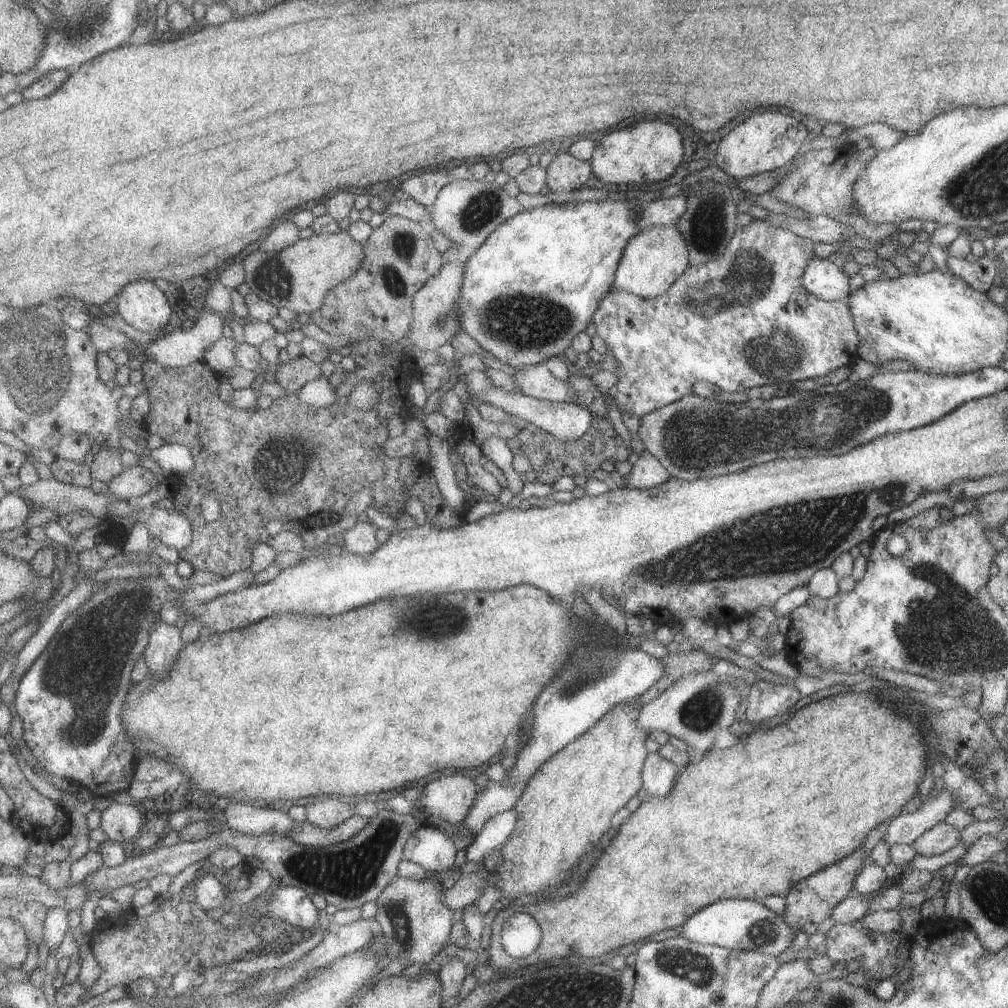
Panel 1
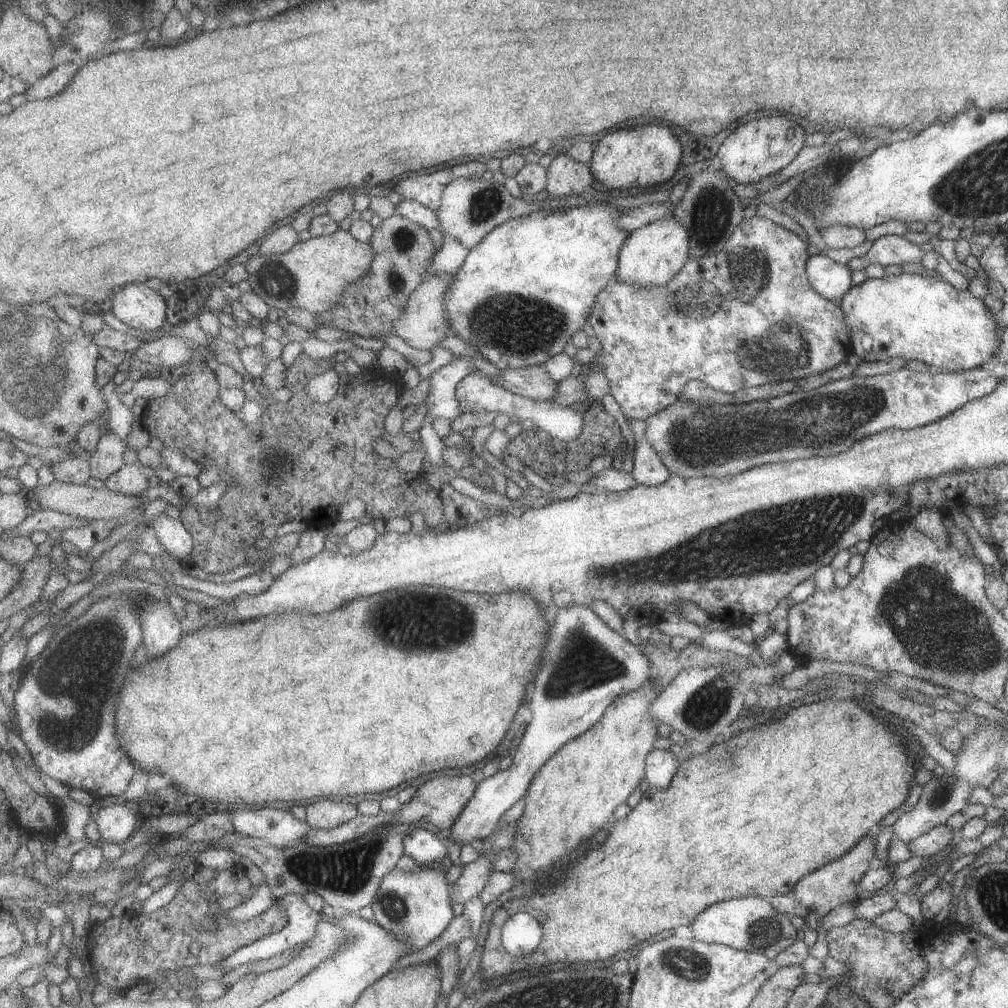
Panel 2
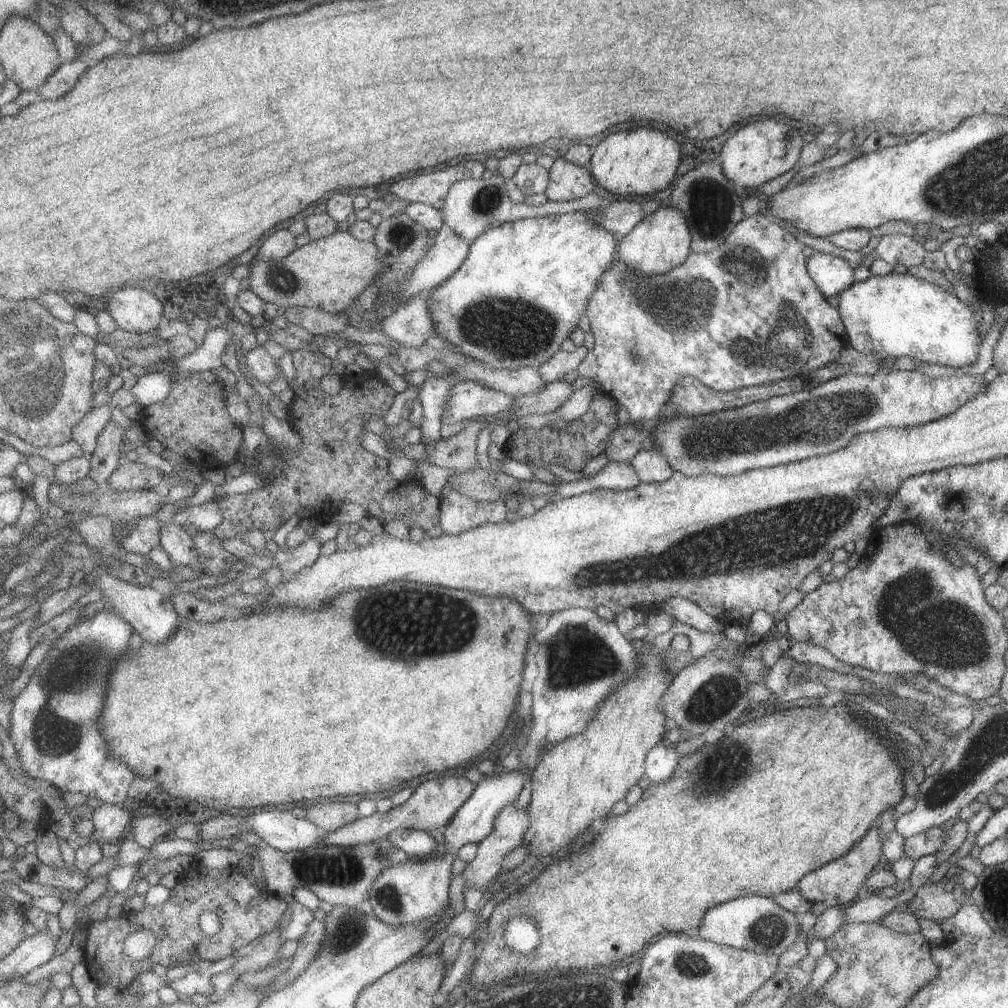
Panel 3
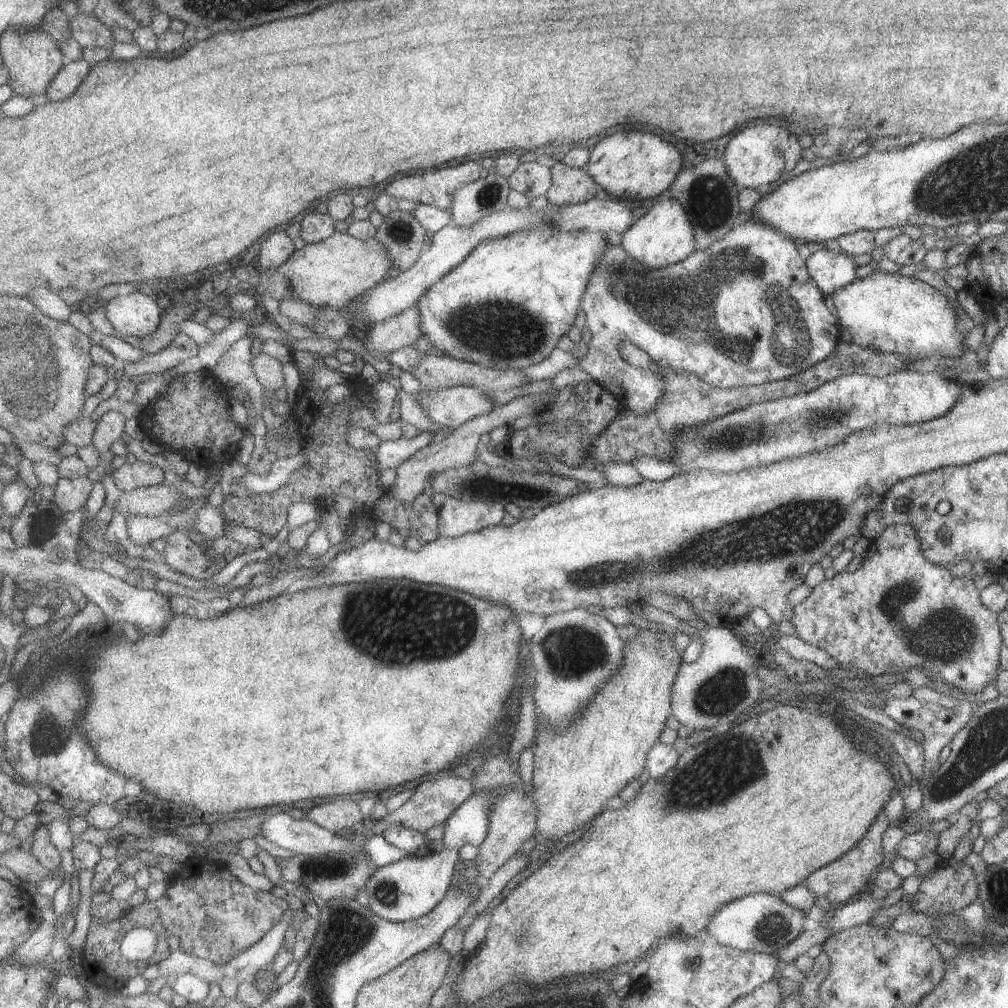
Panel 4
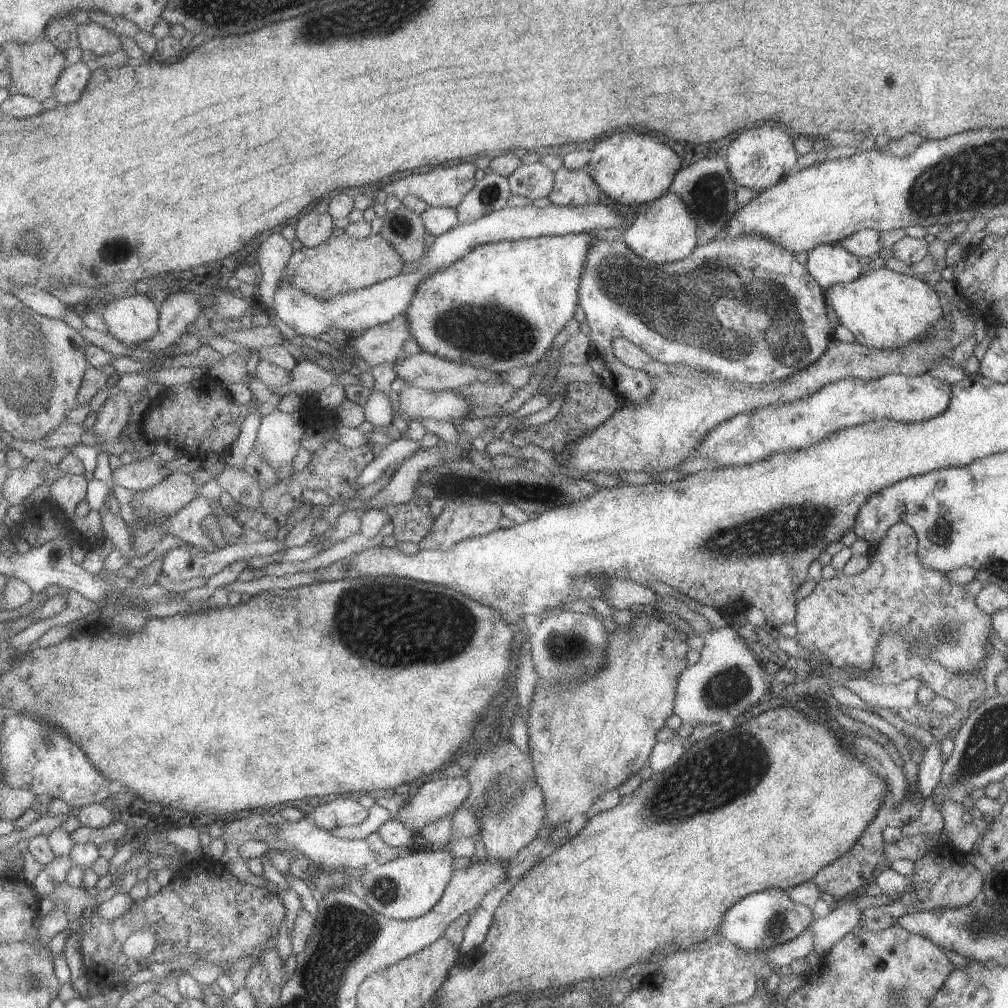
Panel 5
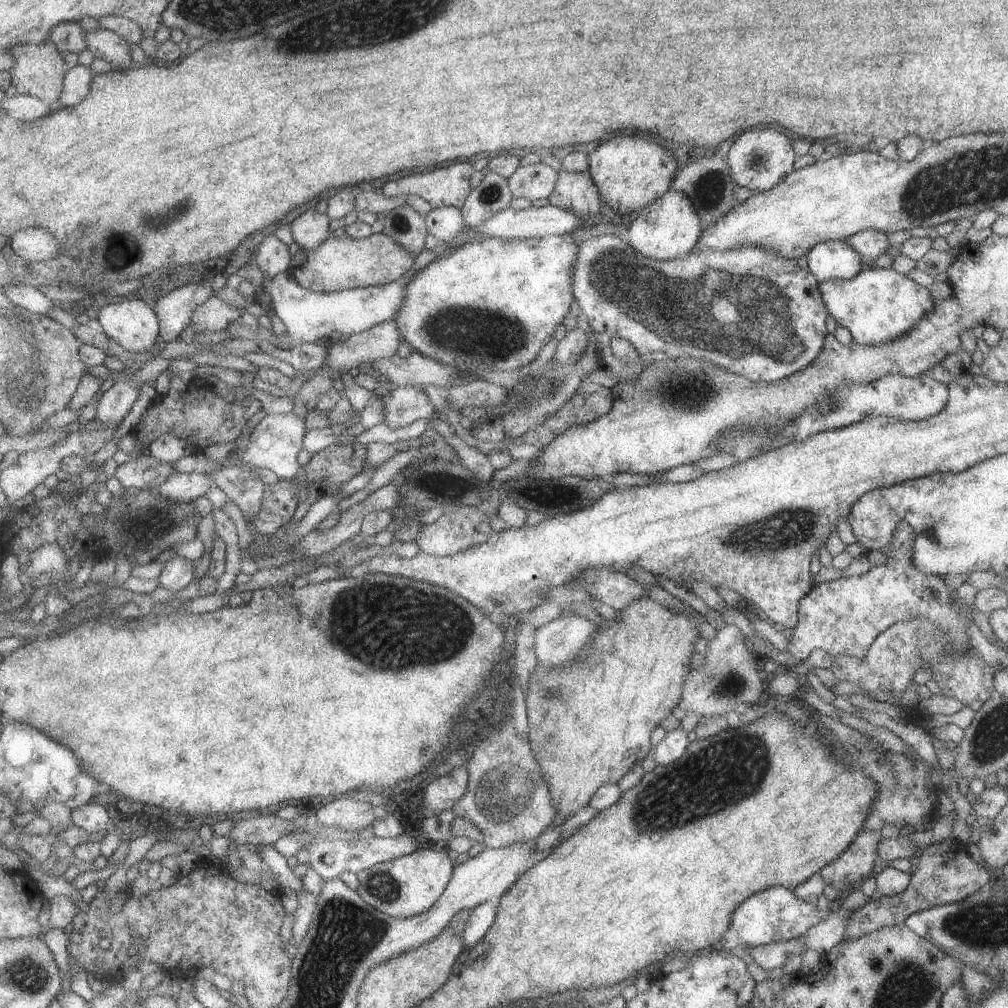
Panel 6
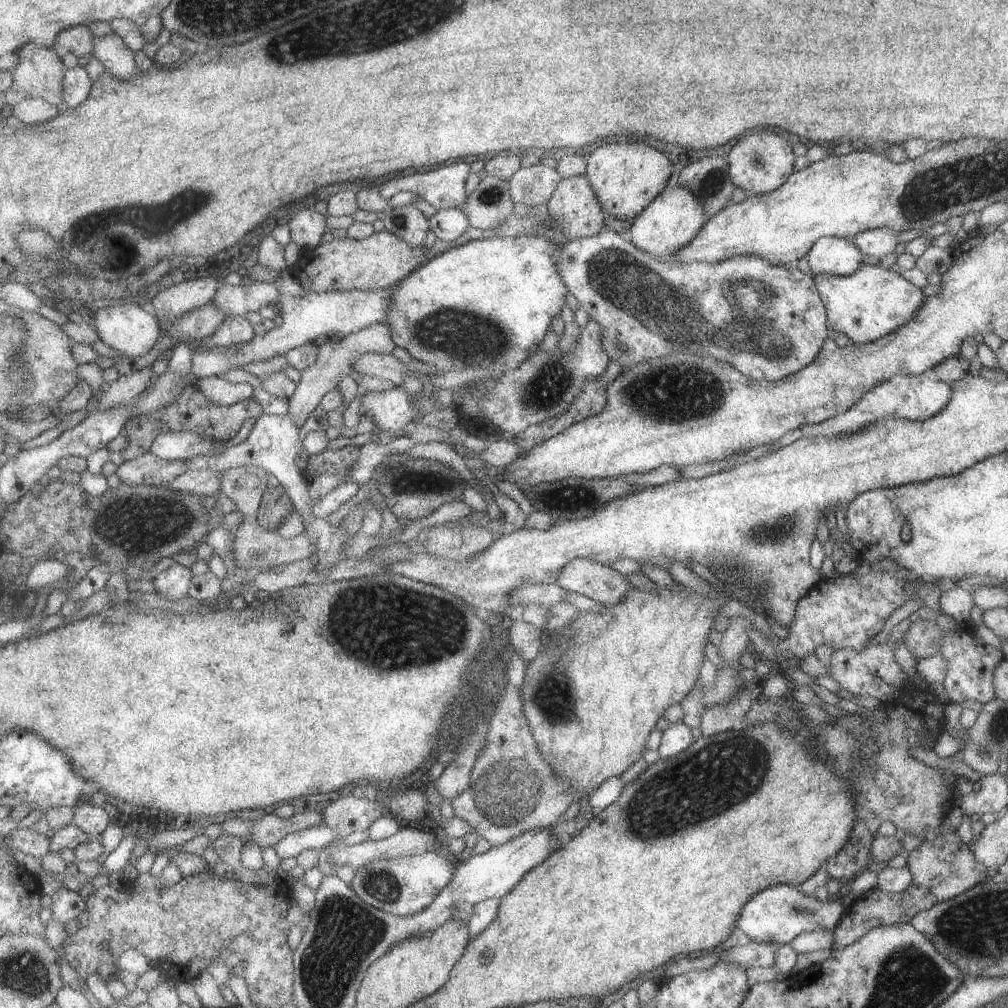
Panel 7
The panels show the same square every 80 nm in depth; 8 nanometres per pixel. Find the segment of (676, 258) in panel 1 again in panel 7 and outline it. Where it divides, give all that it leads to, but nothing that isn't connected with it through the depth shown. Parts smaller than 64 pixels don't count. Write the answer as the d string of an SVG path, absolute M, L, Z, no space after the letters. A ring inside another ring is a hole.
M666 186L648 207L644 209L632 222L631 228L625 234L631 244L641 252L648 253L657 260L667 260L675 256L685 244L689 244L697 232L703 228L708 220L703 212L701 202L683 186Z

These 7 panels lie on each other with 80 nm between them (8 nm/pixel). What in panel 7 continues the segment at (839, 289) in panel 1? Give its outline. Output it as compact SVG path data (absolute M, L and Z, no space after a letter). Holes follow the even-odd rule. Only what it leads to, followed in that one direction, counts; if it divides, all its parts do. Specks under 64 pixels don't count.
M823 237L819 238L806 254L806 260L812 272L812 277L817 274L831 274L831 276L849 276L862 266L861 252L855 244L847 238Z

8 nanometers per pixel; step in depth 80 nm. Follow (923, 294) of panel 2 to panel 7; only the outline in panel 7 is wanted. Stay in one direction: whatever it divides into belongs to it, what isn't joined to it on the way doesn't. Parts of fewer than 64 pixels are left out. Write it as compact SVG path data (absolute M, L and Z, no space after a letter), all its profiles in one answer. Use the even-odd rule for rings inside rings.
M862 264L849 276L817 274L813 282L825 308L829 328L838 334L845 334L852 344L881 340L883 336L907 324L925 300L920 287L899 276L895 270L879 265Z

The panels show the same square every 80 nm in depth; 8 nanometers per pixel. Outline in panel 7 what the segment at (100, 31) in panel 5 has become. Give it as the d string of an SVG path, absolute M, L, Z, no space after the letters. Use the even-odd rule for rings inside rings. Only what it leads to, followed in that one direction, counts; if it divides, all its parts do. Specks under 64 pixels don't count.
M112 33L103 37L96 37L94 57L107 66L110 73L121 80L131 80L137 74L135 52L125 44L121 36Z

